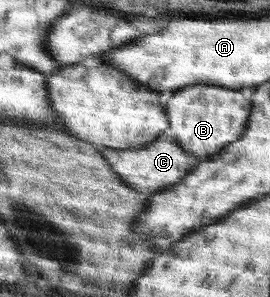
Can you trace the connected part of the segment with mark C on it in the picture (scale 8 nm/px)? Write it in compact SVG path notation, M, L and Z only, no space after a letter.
M173 138L154 140L146 146L130 148L129 150L101 147L100 152L108 160L113 171L121 176L121 180L128 187L150 195L166 186L180 182L200 161L197 156L194 156L192 153L186 151L185 148L176 144Z

